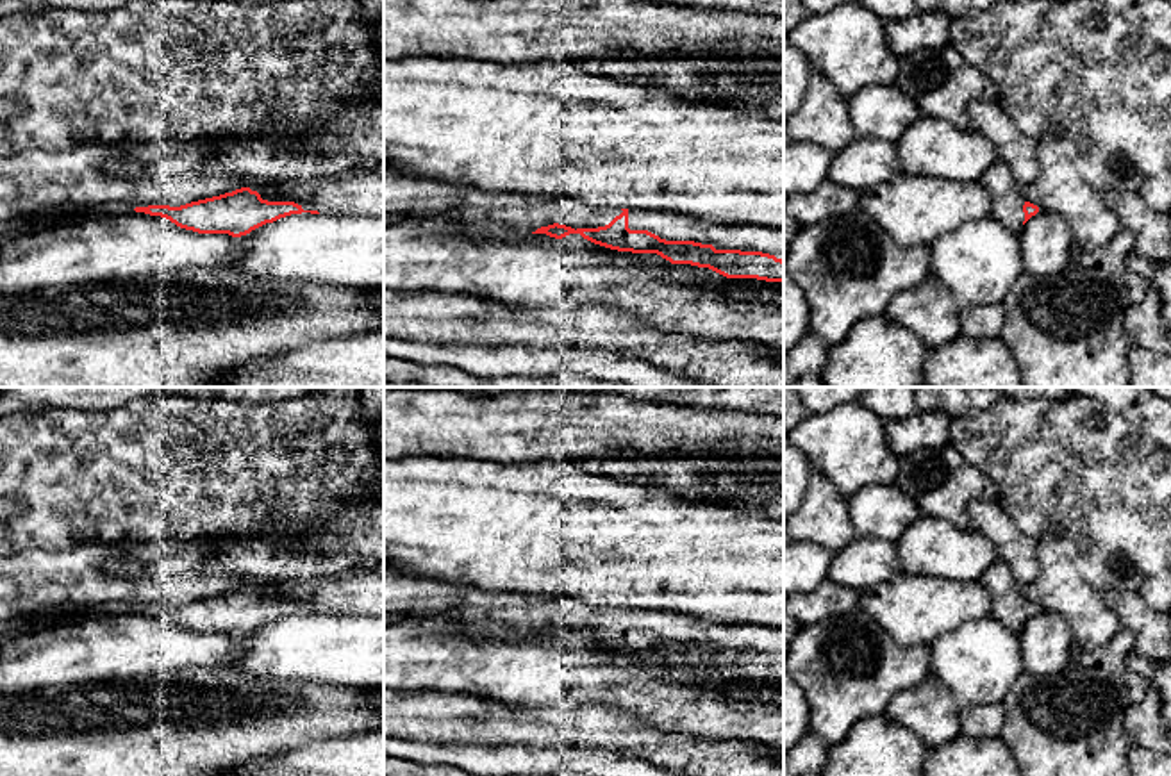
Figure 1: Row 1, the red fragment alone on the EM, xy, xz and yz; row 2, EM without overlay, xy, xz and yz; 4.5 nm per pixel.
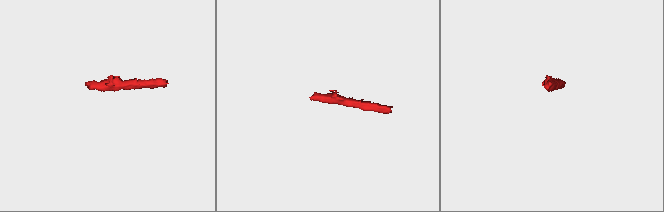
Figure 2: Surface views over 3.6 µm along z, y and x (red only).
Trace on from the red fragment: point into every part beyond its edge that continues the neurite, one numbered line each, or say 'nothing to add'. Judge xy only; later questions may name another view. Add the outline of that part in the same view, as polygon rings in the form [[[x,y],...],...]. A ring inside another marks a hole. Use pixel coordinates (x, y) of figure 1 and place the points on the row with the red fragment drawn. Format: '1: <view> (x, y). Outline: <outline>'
1: xy (359, 191). Outline: [[[353,168],[337,177],[268,182],[259,194],[323,214],[384,216],[384,171]]]

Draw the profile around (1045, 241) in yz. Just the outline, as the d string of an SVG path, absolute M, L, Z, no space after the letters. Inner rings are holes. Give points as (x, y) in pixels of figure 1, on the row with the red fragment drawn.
M1039 209L1017 235L1023 271L1035 278L1048 278L1073 262L1071 228L1062 216L1051 211Z

